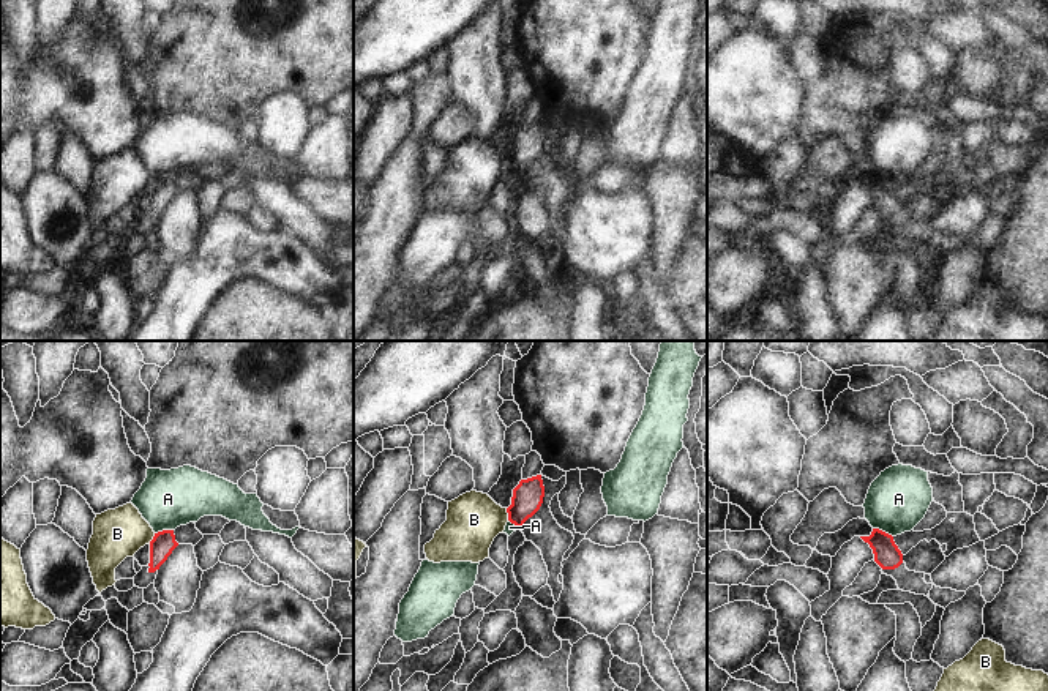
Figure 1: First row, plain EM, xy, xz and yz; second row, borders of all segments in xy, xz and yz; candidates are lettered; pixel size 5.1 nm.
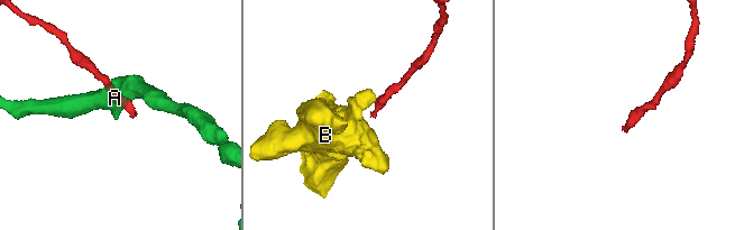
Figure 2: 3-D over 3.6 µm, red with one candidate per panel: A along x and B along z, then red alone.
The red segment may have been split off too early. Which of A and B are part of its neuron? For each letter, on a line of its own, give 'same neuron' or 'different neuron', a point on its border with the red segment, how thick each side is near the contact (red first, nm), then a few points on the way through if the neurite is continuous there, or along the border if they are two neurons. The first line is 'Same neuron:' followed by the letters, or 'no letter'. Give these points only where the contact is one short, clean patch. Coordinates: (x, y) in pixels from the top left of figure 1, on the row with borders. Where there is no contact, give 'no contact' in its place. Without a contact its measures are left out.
Same neuron: no letter
A: different neuron | yz (883, 532) | 140/320 nm
B: different neuron | xz (509, 515) | 160/280 nm | along xz (505, 508), (509, 519)

